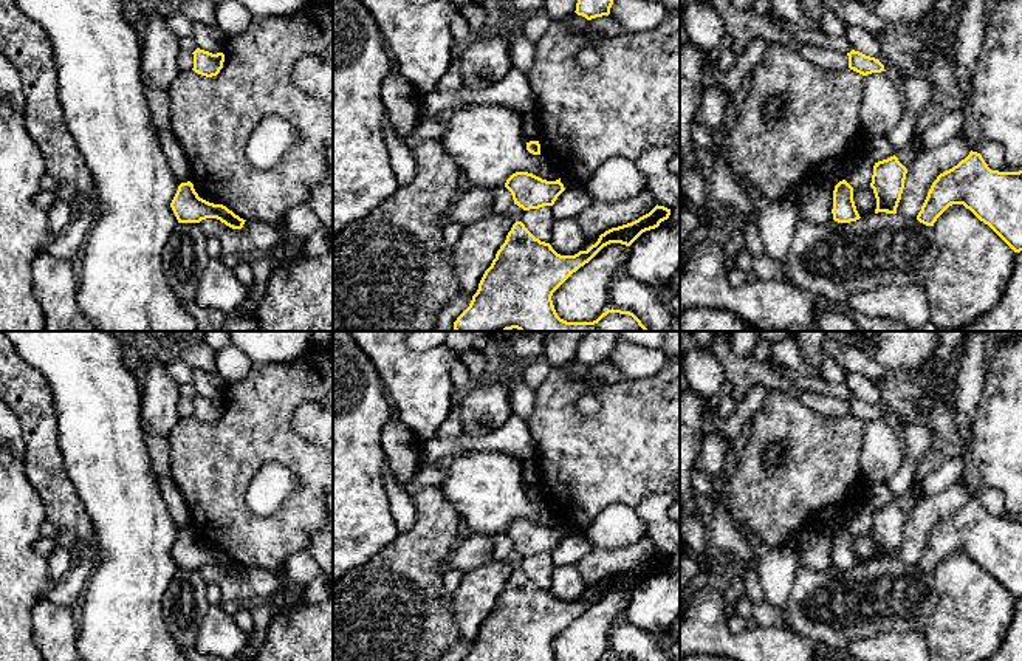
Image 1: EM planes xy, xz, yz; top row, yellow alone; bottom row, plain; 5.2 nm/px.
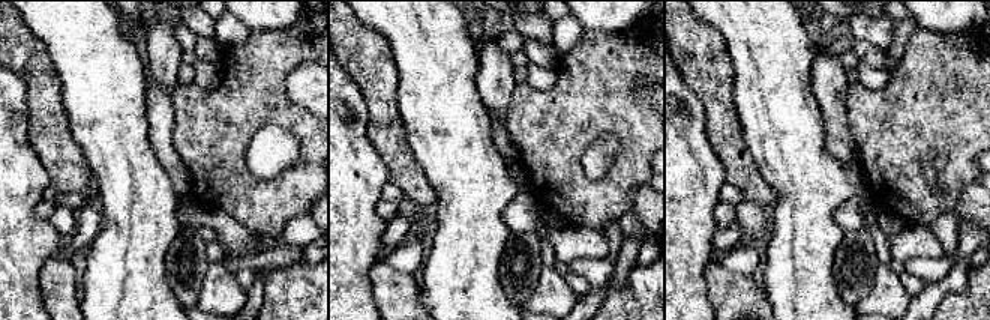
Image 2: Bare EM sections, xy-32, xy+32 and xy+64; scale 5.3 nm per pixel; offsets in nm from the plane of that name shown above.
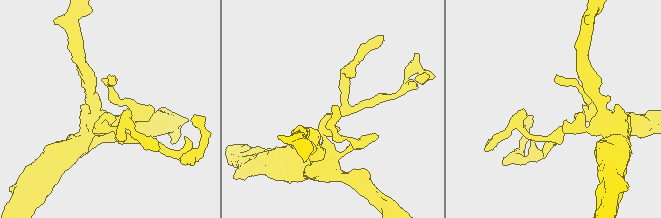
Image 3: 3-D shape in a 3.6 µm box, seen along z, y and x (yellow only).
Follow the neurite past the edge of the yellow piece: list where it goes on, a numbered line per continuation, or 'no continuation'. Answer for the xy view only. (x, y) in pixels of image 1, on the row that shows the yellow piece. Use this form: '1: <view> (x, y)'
no continuation

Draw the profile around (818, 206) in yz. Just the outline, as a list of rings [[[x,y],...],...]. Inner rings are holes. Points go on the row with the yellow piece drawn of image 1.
[[[821,175],[810,178],[808,198],[797,206],[804,220],[815,224],[827,224],[833,221],[833,190],[835,186]]]

